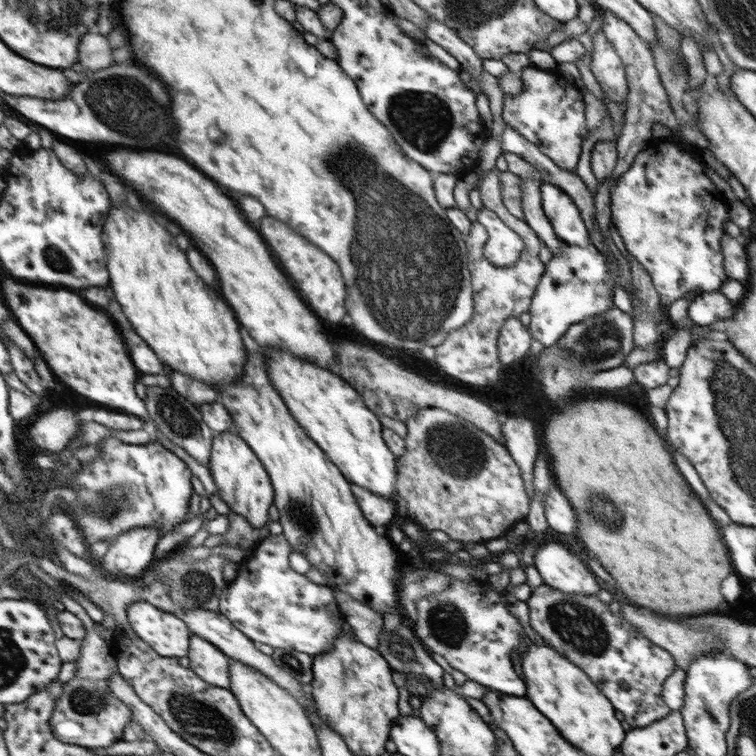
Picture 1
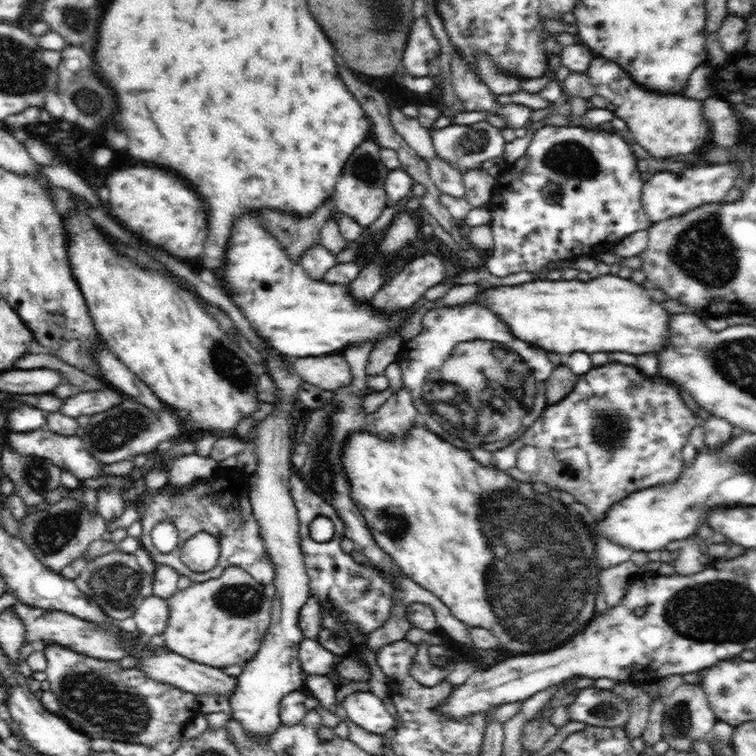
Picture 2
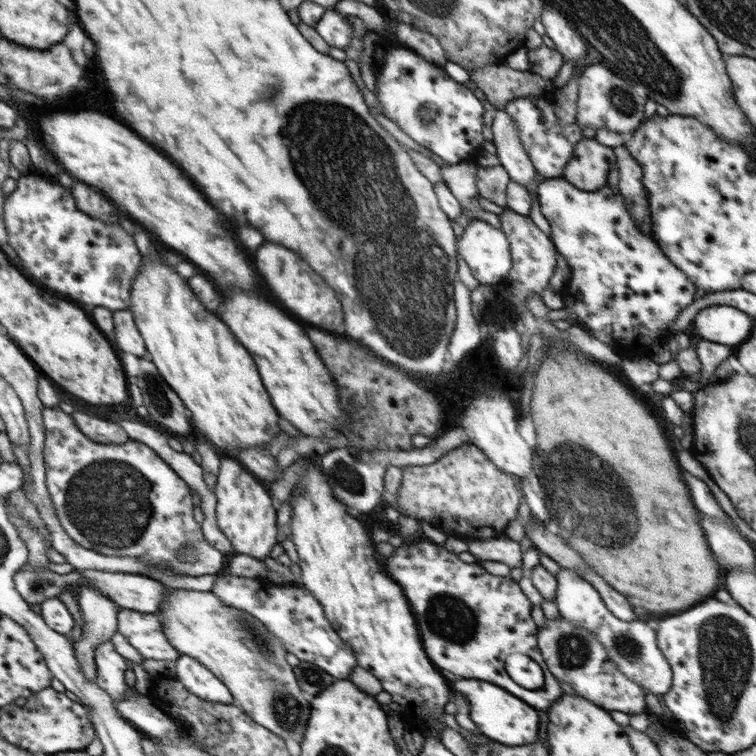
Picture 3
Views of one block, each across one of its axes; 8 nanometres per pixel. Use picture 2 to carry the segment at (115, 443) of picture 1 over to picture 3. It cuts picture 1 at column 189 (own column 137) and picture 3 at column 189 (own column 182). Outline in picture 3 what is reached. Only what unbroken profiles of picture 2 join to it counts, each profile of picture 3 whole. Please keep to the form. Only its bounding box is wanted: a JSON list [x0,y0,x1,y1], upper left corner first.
[42,406,226,576]

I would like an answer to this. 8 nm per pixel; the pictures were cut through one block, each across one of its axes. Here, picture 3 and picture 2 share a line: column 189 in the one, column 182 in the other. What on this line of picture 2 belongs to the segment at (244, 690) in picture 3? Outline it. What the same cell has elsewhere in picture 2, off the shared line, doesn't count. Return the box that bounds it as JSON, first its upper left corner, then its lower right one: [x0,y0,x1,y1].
[160,565,272,668]

